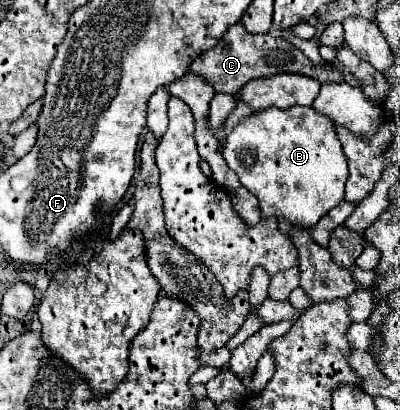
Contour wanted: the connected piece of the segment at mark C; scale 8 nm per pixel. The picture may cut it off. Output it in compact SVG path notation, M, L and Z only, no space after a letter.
M242 23L232 25L226 35L218 41L216 47L204 51L192 65L190 71L202 75L206 81L212 83L216 93L236 93L240 87L244 87L250 79L256 77L266 77L266 75L276 75L276 73L302 73L314 79L320 79L322 83L342 83L344 81L344 73L338 71L334 65L314 65L312 71L312 61L300 51L296 49L292 43L288 43L282 37L264 33L264 35L252 35L244 29Z

